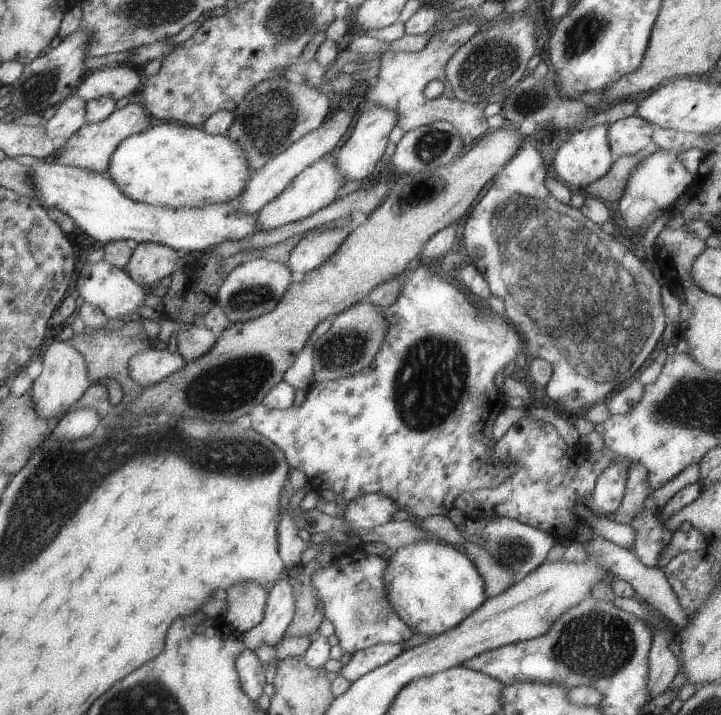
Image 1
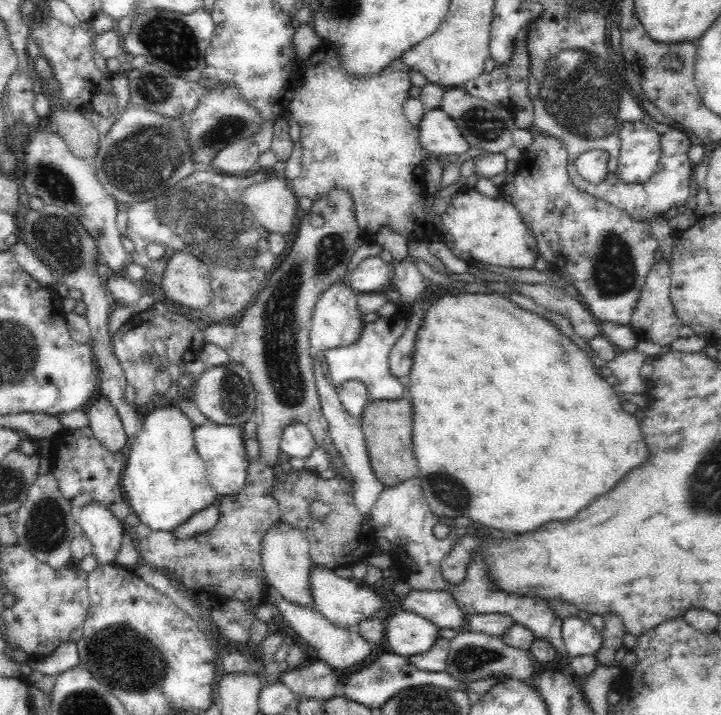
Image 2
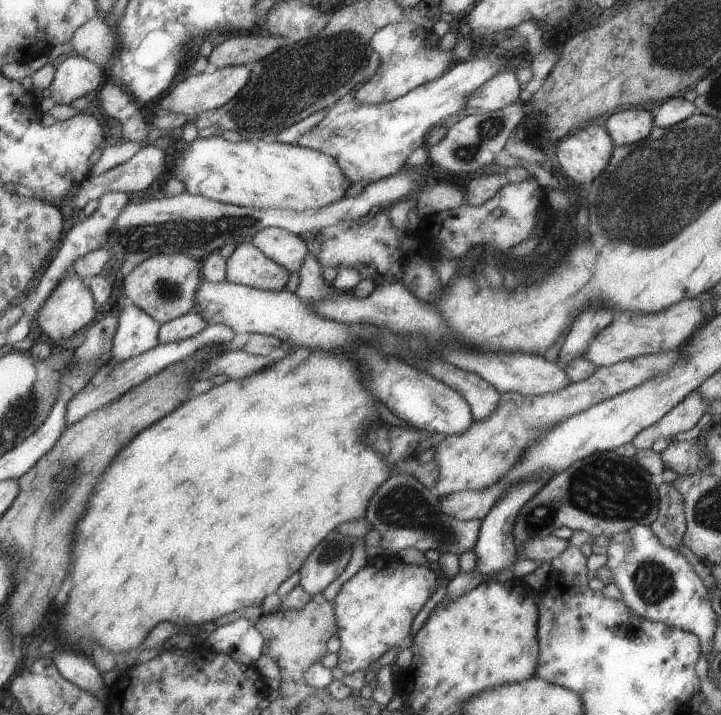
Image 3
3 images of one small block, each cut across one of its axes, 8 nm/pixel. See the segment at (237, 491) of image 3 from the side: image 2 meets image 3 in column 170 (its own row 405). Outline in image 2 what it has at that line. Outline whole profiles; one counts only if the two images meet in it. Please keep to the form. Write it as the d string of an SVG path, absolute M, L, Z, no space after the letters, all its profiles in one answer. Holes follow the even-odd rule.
M462 290L455 294L447 292L436 298L424 311L422 323L415 333L411 351L412 365L404 387L408 399L412 401L412 446L419 468L417 477L421 480L425 499L434 514L450 518L468 516L478 524L492 524L490 528L522 534L536 530L548 520L572 518L596 496L612 490L628 470L646 462L647 450L638 420L634 414L624 410L622 395L606 381L600 368L594 365L586 352L561 333L552 321L530 310L519 308L507 296L508 294L502 296L495 291Z

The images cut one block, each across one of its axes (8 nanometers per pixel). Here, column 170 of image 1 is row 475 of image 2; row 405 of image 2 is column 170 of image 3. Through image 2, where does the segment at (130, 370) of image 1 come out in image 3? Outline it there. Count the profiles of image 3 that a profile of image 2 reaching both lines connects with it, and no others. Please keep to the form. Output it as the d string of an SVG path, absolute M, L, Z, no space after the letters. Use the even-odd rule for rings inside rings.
M191 310L183 316L178 316L169 322L160 324L158 330L158 342L161 344L169 344L170 342L179 342L179 340L187 340L201 332L207 326L207 322Z

